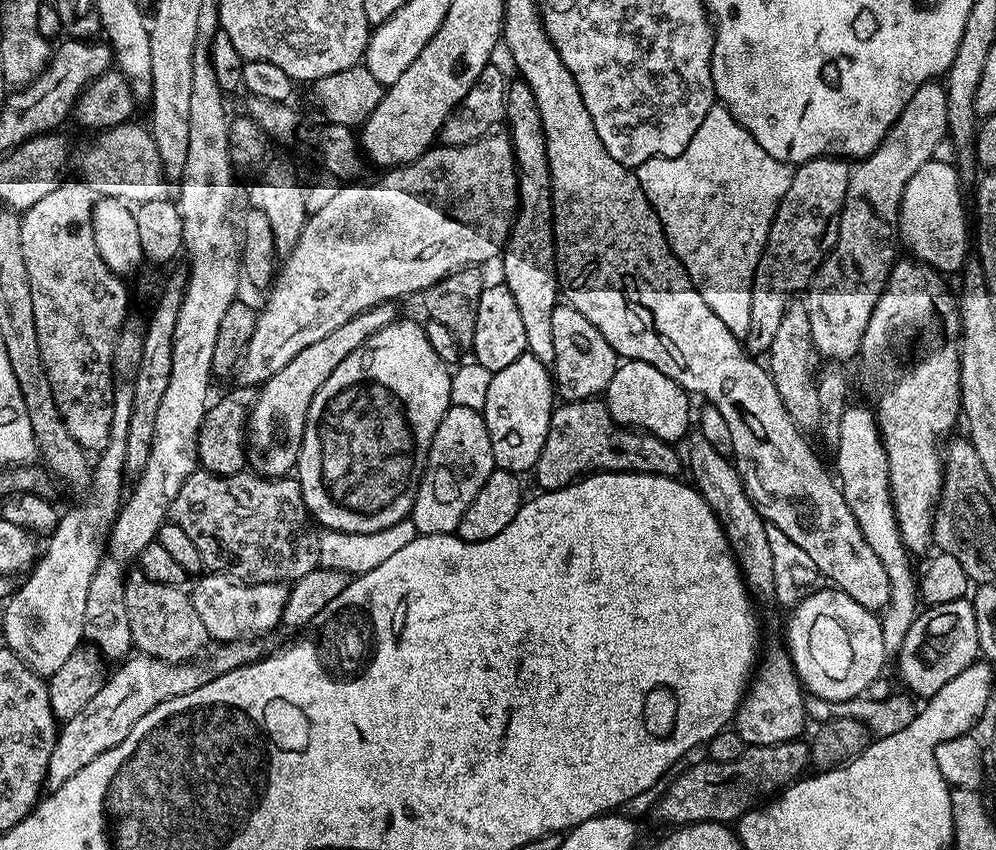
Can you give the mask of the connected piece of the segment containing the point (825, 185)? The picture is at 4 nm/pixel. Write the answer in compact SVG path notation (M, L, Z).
M819 156L817 160L799 165L792 173L790 190L786 190L772 219L764 253L750 281L752 301L746 344L753 353L767 353L774 334L778 334L784 310L795 297L792 295L807 289L836 244L850 171L849 165L844 164L847 163L840 158Z

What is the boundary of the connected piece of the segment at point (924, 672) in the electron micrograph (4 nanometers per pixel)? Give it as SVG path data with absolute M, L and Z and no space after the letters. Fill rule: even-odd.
M969 599L931 605L924 611L917 615L907 632L897 659L902 678L911 688L909 691L917 697L931 698L951 678L957 677L979 659L980 638L977 615Z

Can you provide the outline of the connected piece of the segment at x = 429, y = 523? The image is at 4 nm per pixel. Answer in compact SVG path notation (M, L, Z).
M452 404L434 434L424 475L420 477L413 504L410 504L410 519L416 523L417 533L425 536L455 533L466 510L497 468L485 413Z

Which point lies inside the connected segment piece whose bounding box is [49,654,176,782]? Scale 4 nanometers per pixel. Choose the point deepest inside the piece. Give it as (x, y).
(140, 684)

